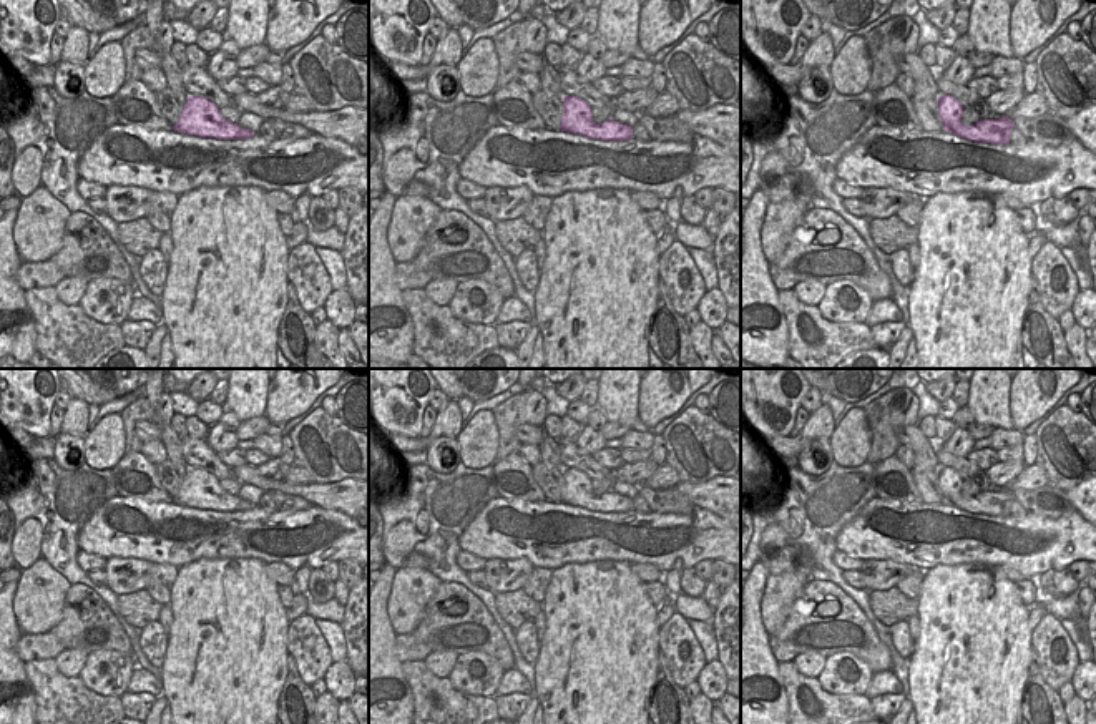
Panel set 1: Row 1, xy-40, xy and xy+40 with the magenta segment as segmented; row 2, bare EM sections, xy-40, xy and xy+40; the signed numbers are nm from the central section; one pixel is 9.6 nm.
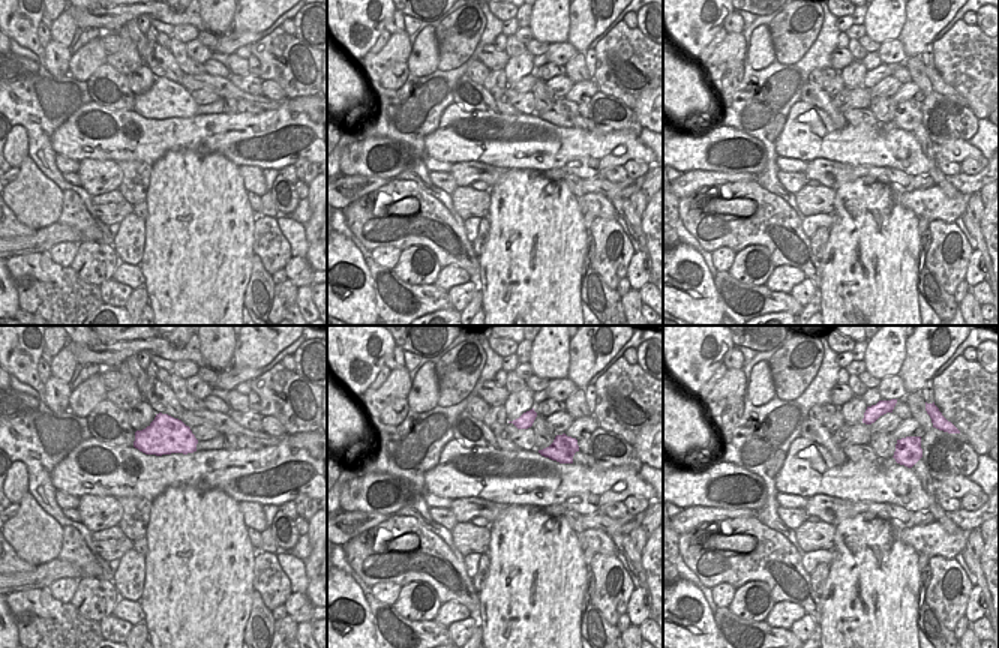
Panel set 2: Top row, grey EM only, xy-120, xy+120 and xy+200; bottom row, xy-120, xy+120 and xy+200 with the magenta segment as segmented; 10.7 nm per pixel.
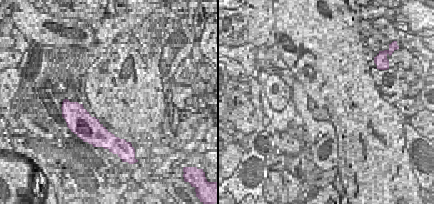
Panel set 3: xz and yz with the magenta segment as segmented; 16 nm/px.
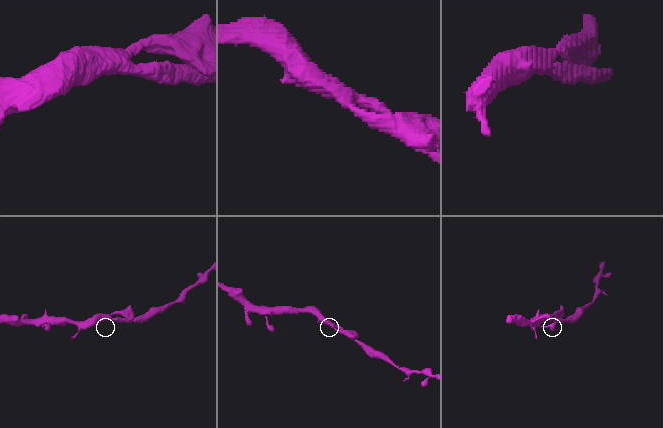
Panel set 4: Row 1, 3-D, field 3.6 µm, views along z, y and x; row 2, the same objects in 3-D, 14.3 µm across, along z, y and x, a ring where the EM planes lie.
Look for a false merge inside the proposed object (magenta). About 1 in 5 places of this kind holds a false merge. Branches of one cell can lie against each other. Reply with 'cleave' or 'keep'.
keep

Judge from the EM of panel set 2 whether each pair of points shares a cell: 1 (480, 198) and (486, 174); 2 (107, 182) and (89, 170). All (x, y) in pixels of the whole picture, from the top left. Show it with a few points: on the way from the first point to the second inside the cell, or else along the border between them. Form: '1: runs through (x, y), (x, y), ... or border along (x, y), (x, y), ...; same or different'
1: border along (468, 185), (458, 188); different
2: runs through (102, 182), (93, 173); same

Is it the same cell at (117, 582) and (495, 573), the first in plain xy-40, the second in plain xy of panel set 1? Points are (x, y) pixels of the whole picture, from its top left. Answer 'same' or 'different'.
same

